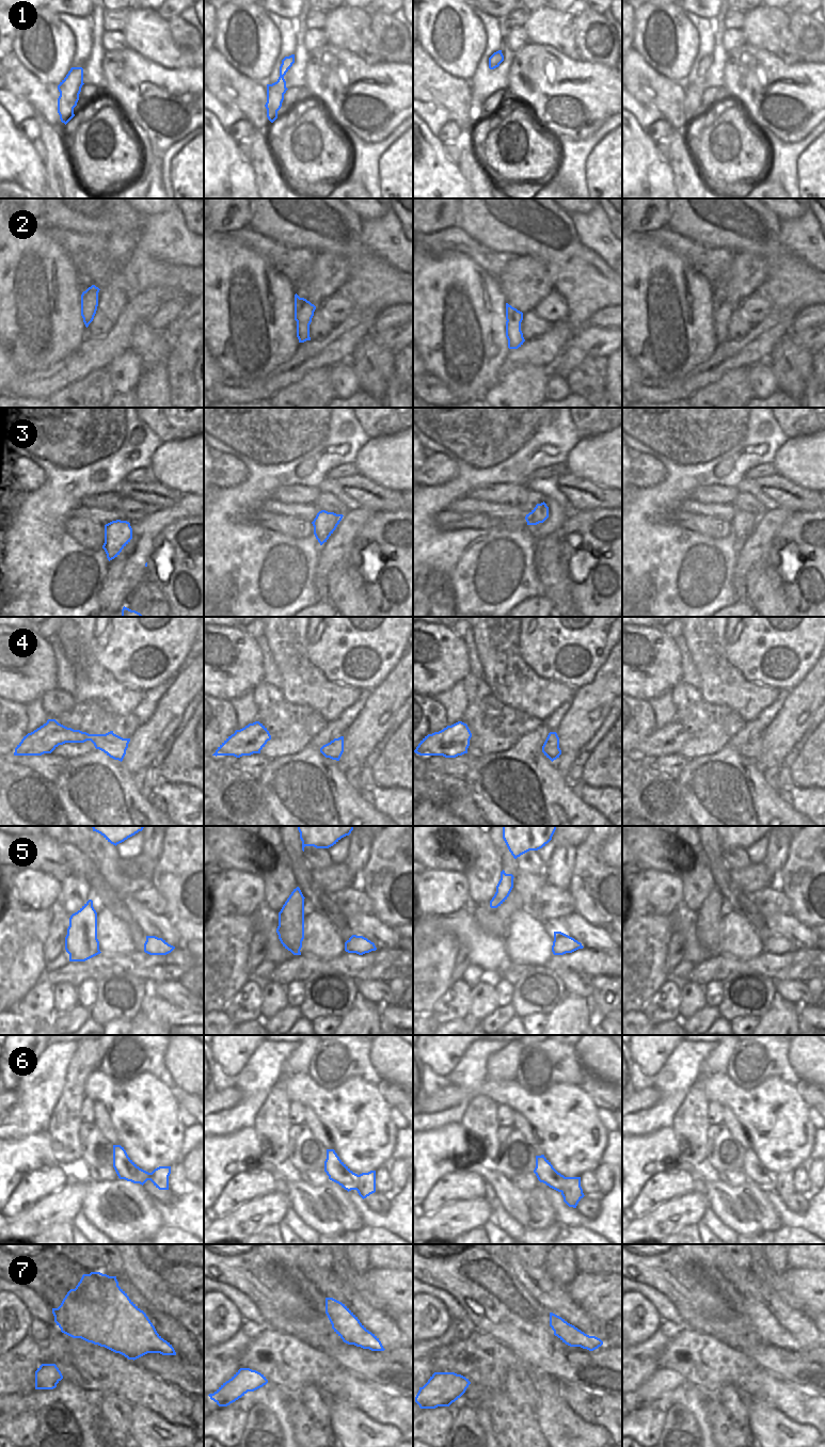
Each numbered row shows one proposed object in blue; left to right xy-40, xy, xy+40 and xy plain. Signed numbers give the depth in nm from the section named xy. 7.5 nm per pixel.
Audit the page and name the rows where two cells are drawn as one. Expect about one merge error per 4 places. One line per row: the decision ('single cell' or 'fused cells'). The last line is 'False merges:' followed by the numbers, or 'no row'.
1: single cell
2: fused cells
3: single cell
4: single cell
5: single cell
6: fused cells
7: single cell
False merges: 2, 6

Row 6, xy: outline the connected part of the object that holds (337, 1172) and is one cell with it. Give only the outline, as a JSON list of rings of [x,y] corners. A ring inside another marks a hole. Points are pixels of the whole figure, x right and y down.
[[[327,1149],[324,1172],[329,1179],[338,1183],[348,1192],[359,1187],[359,1175],[353,1173],[337,1156],[334,1149]]]

